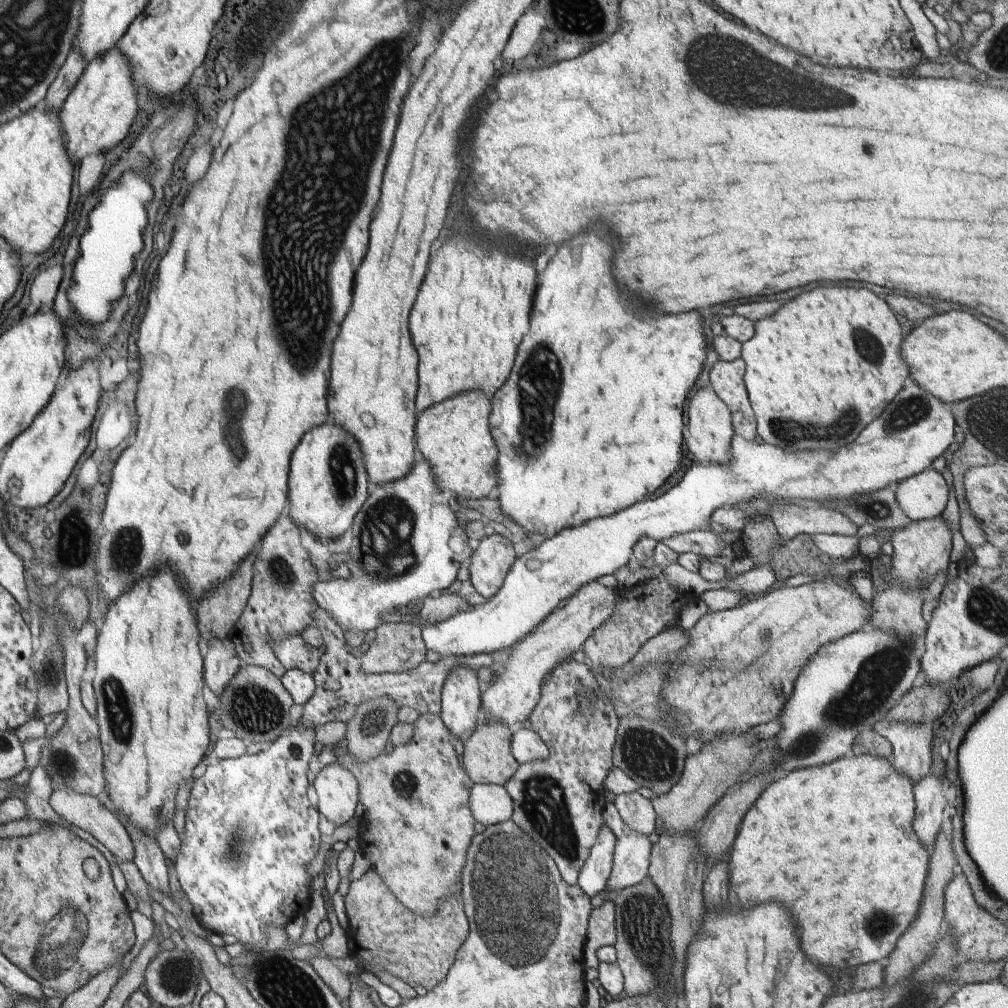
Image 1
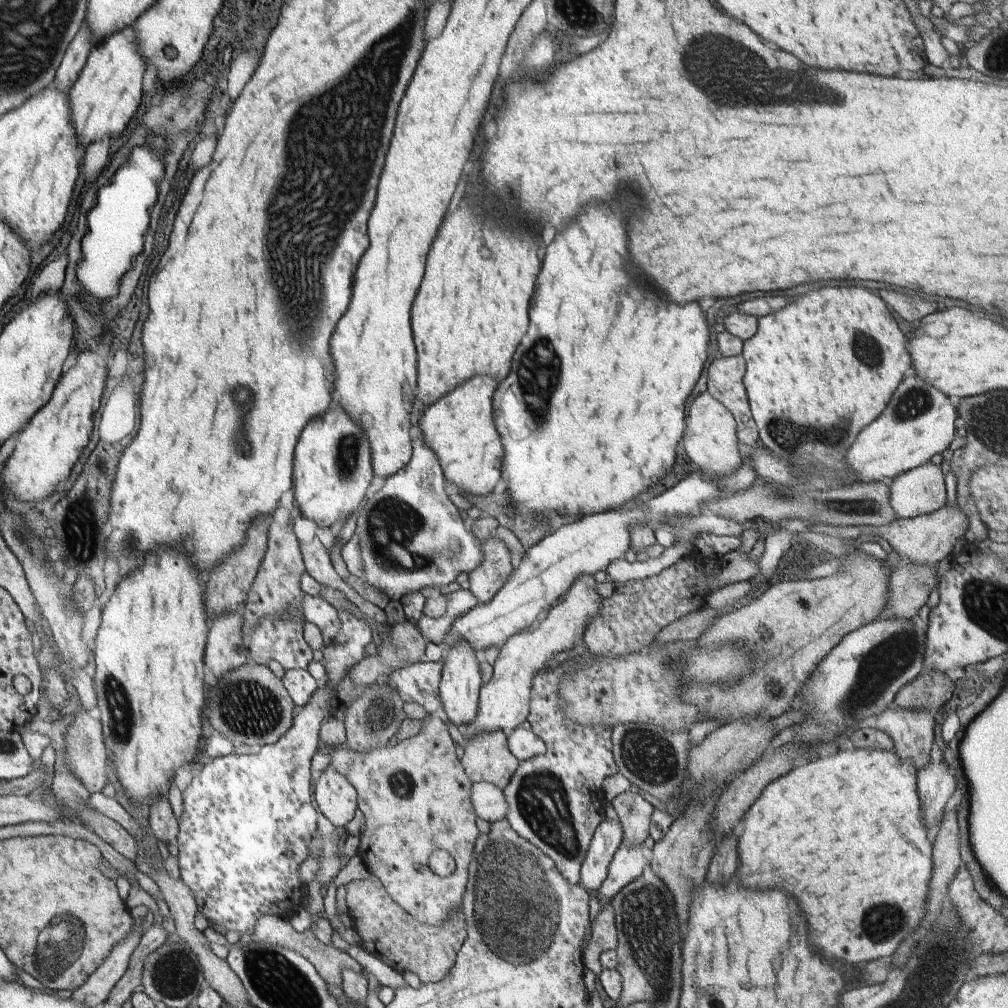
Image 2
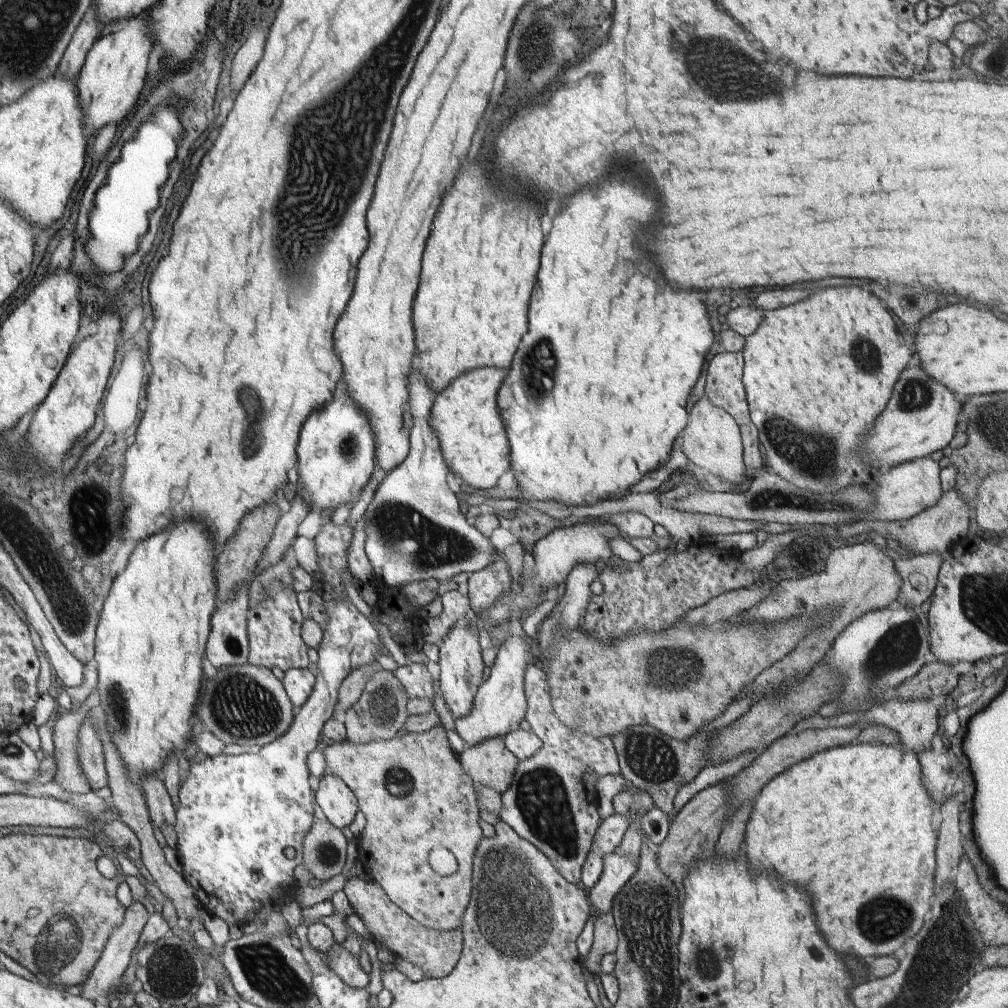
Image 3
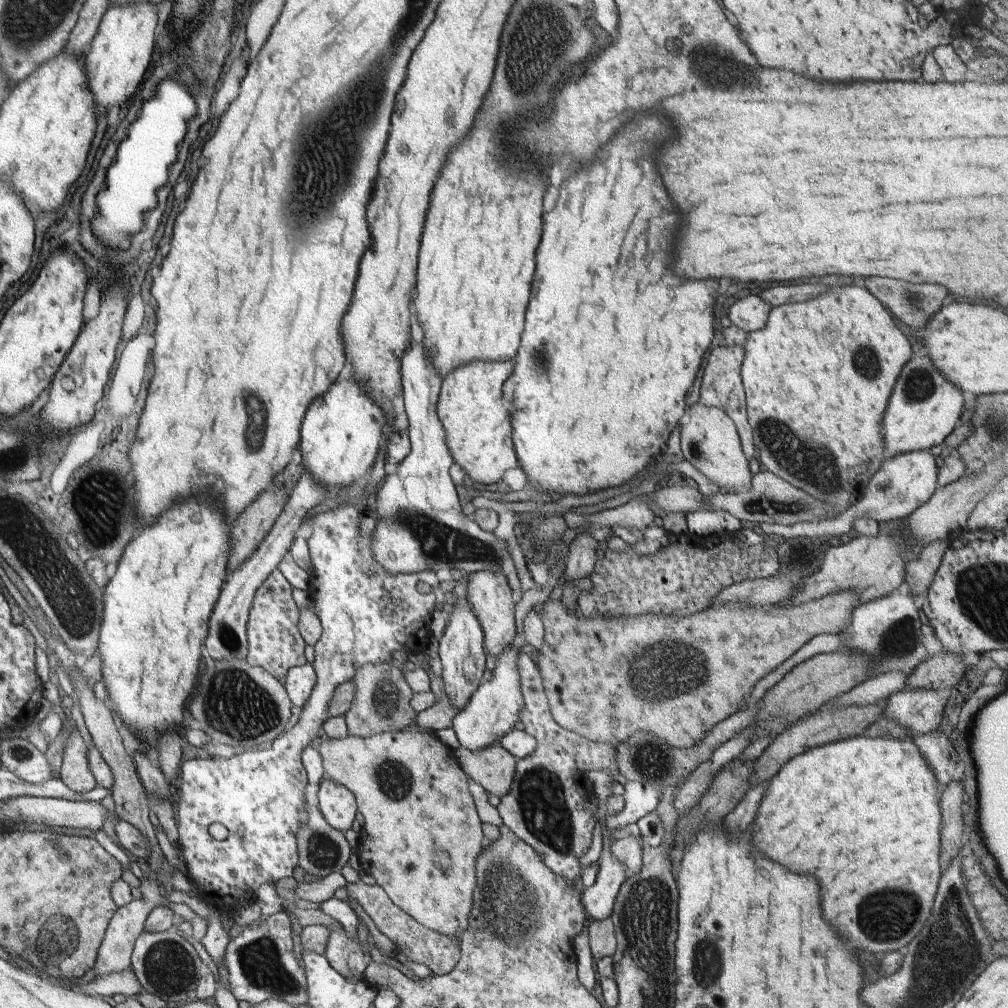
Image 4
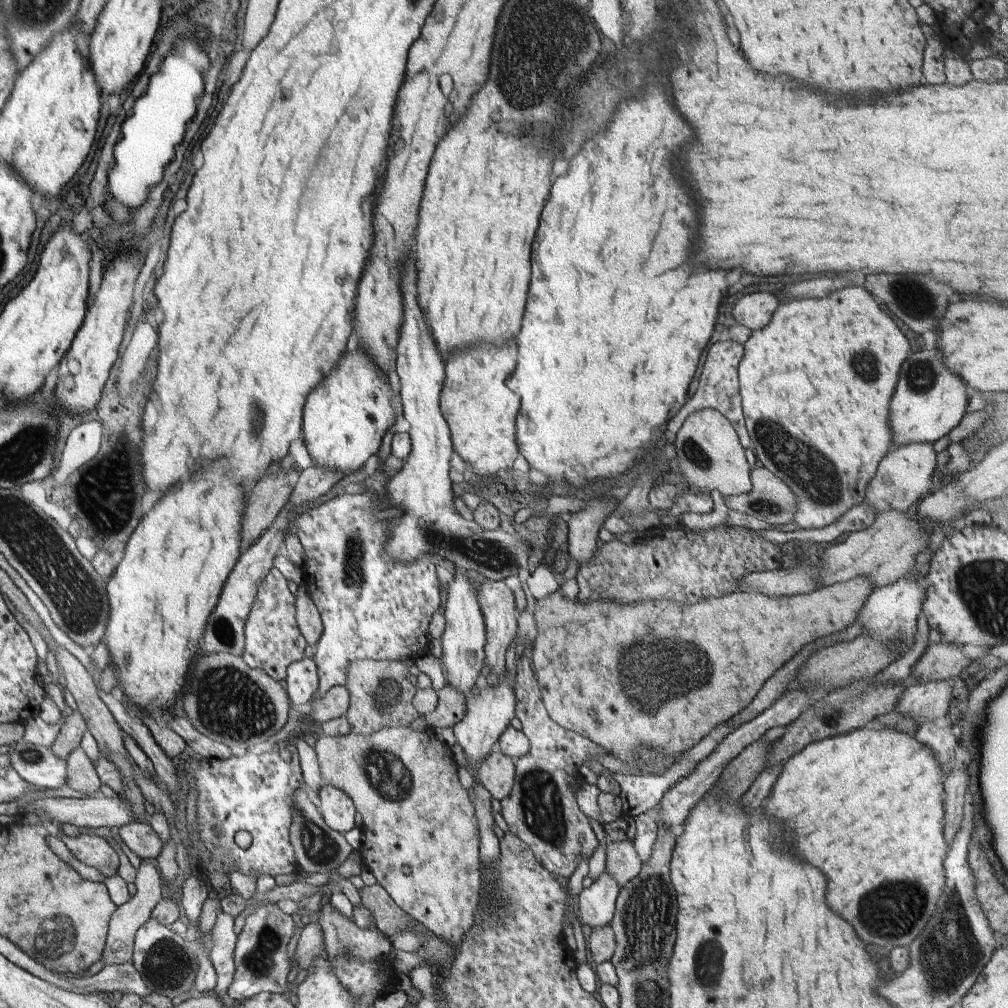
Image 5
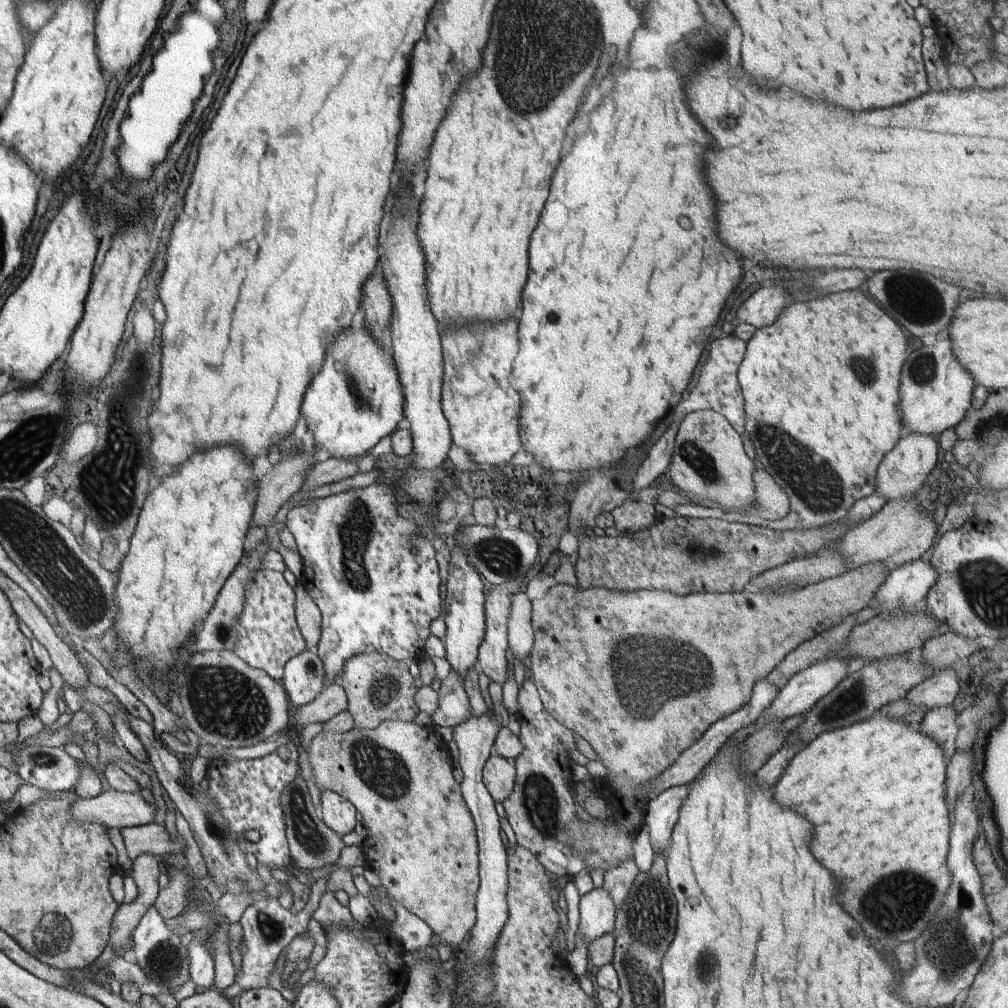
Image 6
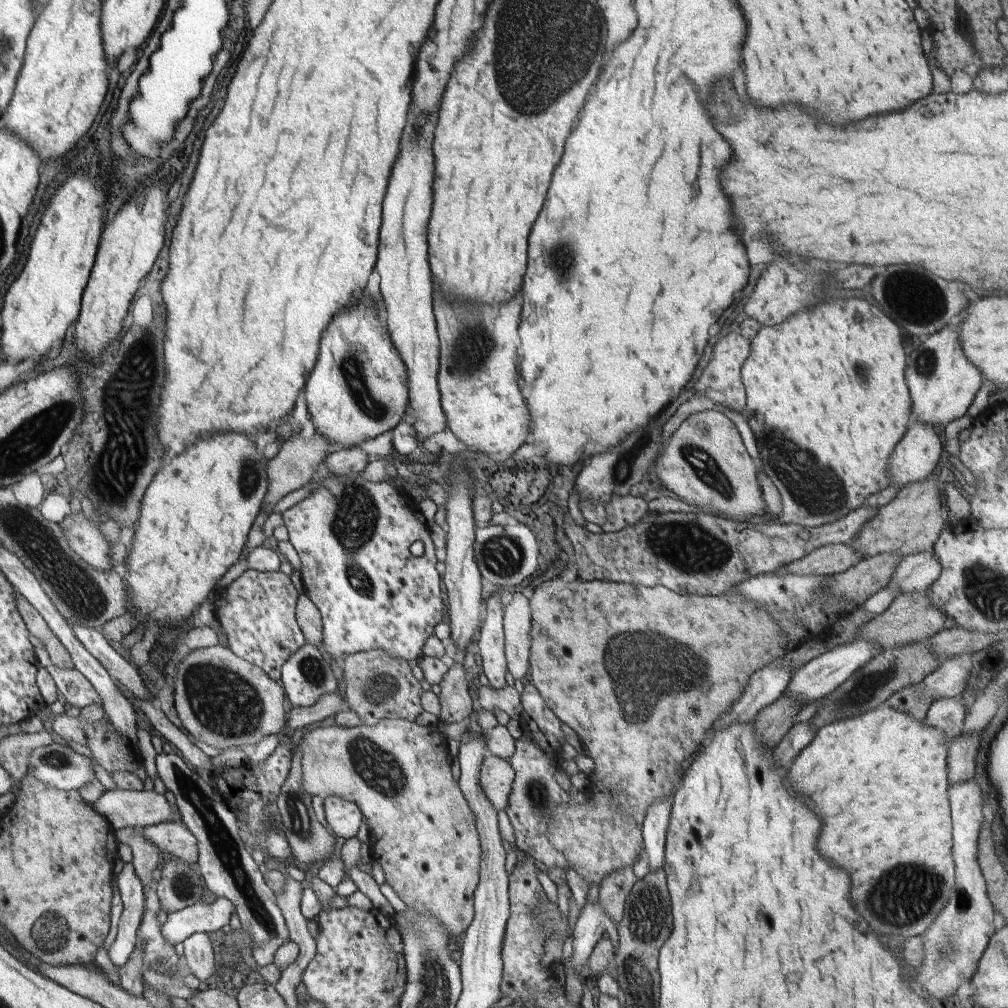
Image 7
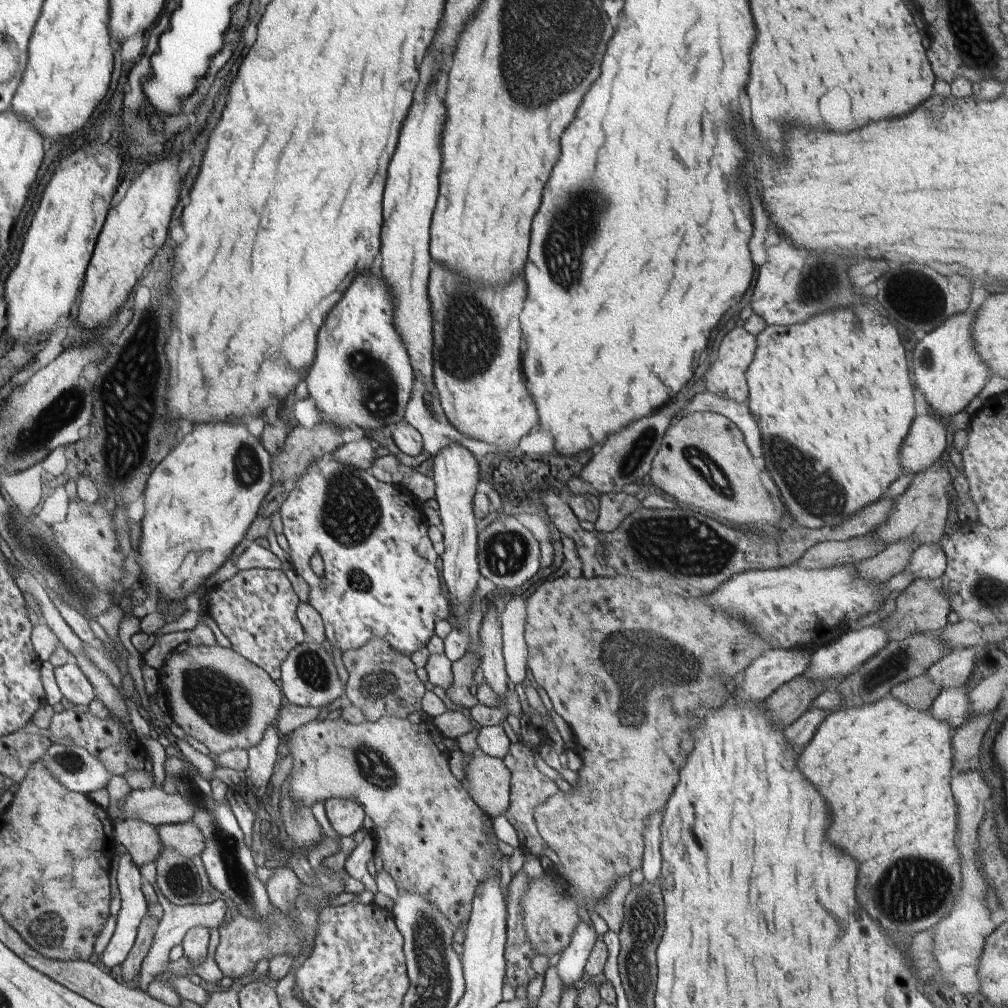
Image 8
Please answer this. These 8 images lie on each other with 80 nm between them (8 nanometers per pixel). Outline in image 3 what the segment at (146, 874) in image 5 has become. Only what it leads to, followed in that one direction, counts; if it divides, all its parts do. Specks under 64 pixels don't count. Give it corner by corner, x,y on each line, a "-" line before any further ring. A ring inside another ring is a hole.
134,901
131,906
126,908
126,915
124,916
123,924
118,924
115,931
112,932
107,945
104,948
103,955
100,956
99,963
95,965
94,971
89,978
83,983
84,990
82,990
82,997
87,997
88,1000
107,1001
110,998
110,988
113,988
126,973
128,966
130,966
138,944
140,936
145,928
146,922
150,916
151,906
145,902

